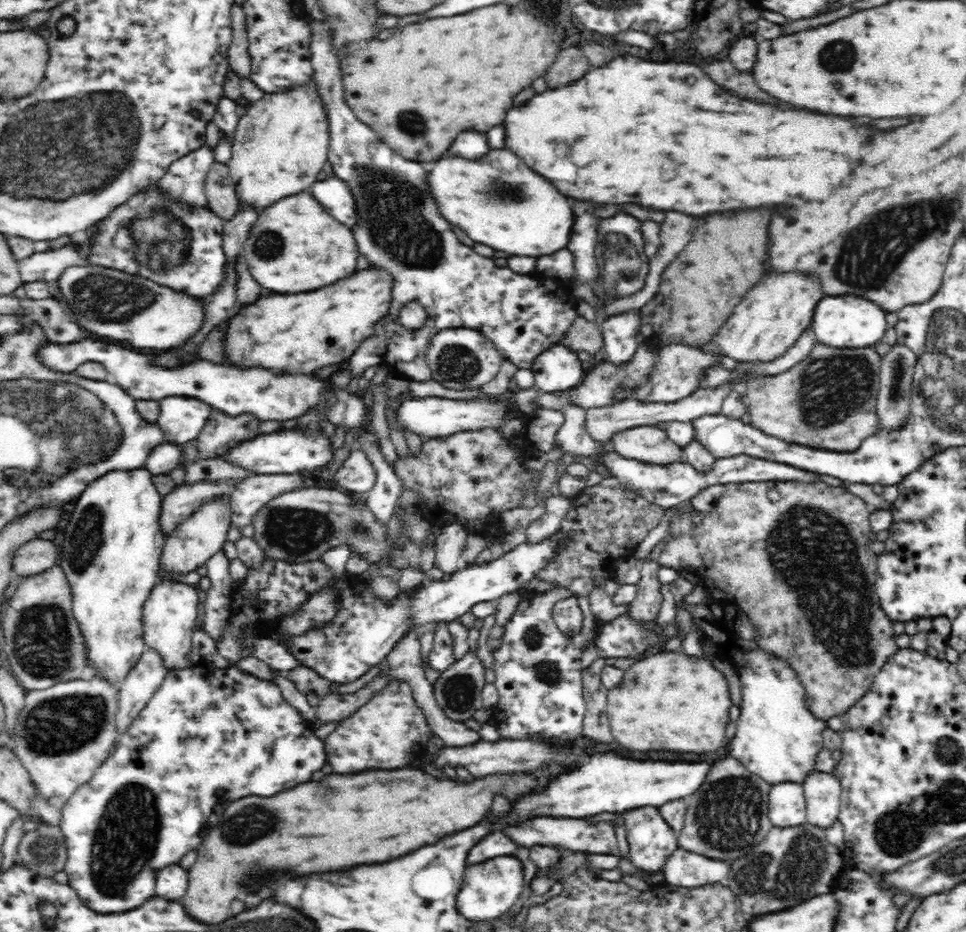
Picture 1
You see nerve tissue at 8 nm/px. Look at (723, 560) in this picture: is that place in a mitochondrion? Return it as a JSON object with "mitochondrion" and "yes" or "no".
{"mitochondrion":"no"}

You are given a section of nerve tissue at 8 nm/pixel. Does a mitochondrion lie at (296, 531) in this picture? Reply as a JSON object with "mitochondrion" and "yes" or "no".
{"mitochondrion":"yes"}

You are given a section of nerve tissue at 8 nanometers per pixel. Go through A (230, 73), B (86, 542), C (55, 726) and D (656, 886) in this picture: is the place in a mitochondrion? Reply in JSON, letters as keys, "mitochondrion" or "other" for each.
{"A":"other","B":"mitochondrion","C":"mitochondrion","D":"other"}

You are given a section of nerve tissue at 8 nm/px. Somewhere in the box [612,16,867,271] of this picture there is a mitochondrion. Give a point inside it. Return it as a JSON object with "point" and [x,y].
{"point":[839,56]}

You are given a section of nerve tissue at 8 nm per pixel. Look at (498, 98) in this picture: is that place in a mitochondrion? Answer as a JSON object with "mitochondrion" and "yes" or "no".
{"mitochondrion":"no"}

